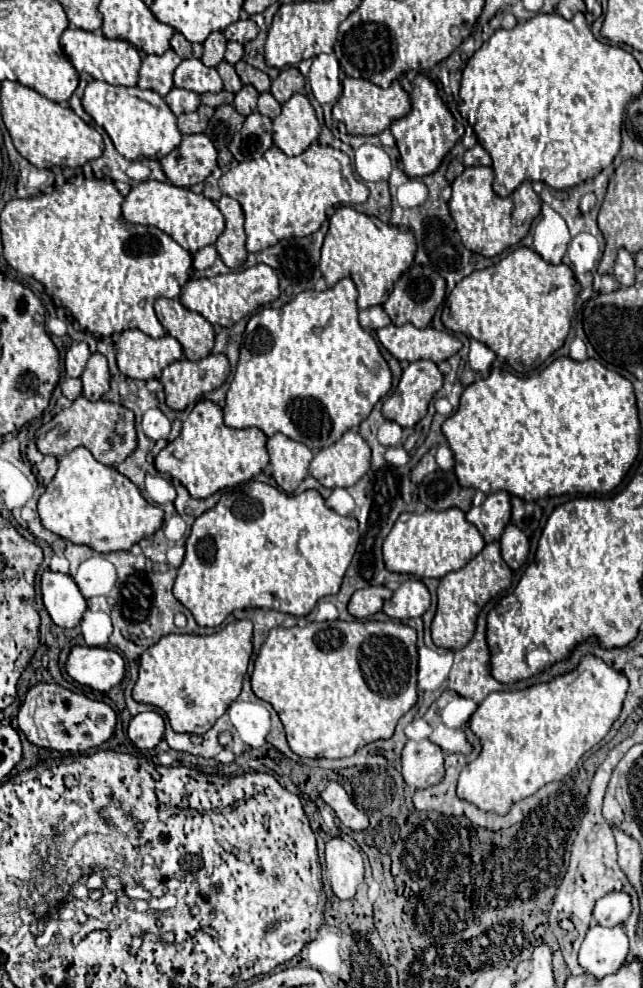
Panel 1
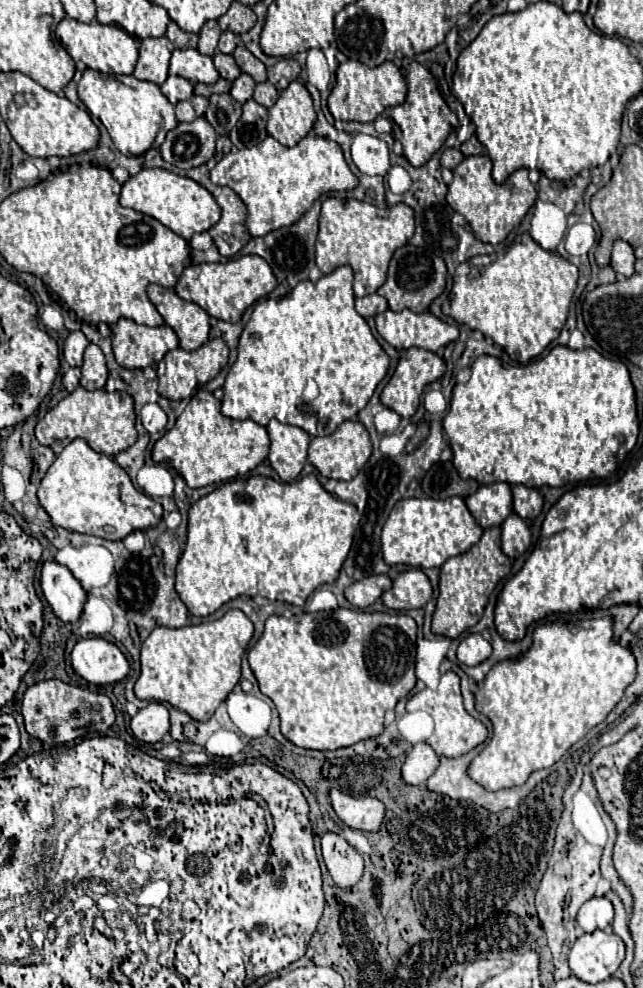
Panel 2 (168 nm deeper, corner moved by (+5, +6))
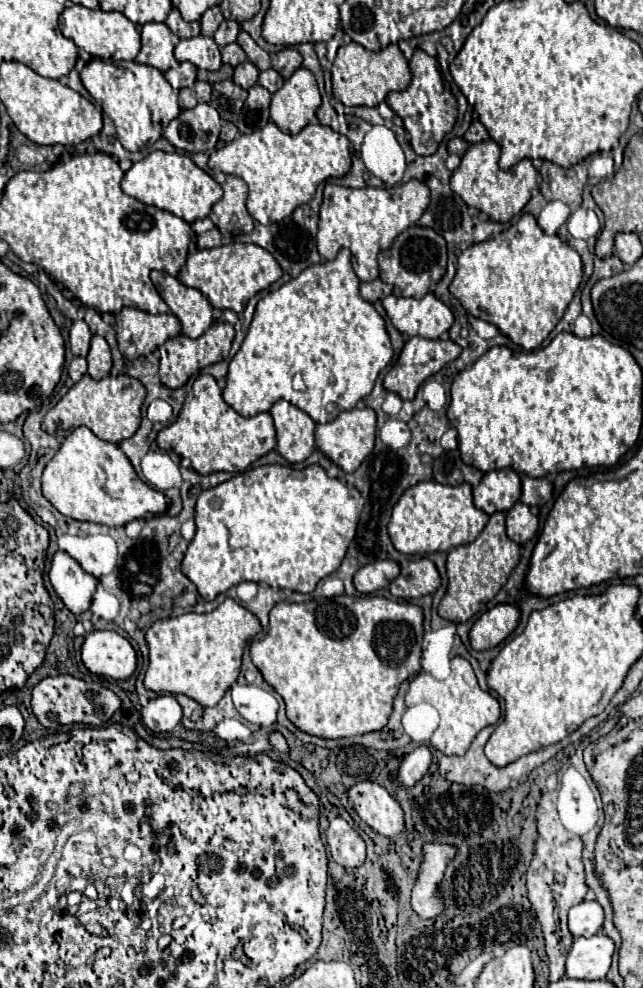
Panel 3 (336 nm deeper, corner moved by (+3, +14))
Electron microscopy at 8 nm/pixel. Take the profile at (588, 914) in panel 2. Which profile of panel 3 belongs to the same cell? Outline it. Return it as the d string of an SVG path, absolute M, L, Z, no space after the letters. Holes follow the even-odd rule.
M596 900L576 904L568 912L568 930L574 938L598 934L602 930L602 922L604 922L604 910Z

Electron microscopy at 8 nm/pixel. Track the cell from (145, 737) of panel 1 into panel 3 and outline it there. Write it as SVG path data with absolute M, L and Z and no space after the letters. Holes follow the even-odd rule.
M164 694L142 708L142 720L152 732L172 732L182 722L182 708L172 694Z

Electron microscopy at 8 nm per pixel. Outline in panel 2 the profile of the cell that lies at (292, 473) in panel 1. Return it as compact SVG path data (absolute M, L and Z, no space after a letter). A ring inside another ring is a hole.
M270 420L266 430L270 436L270 466L278 472L284 482L296 480L296 476L304 468L310 436L300 428L280 424L278 420Z

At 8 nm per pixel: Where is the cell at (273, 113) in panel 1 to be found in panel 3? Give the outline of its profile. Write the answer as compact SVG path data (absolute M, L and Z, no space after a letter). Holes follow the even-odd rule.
M264 70L264 72L260 72L260 80L258 80L258 84L260 86L264 86L270 94L274 94L274 92L278 92L280 88L282 88L282 84L284 84L284 78L276 72L276 70Z

